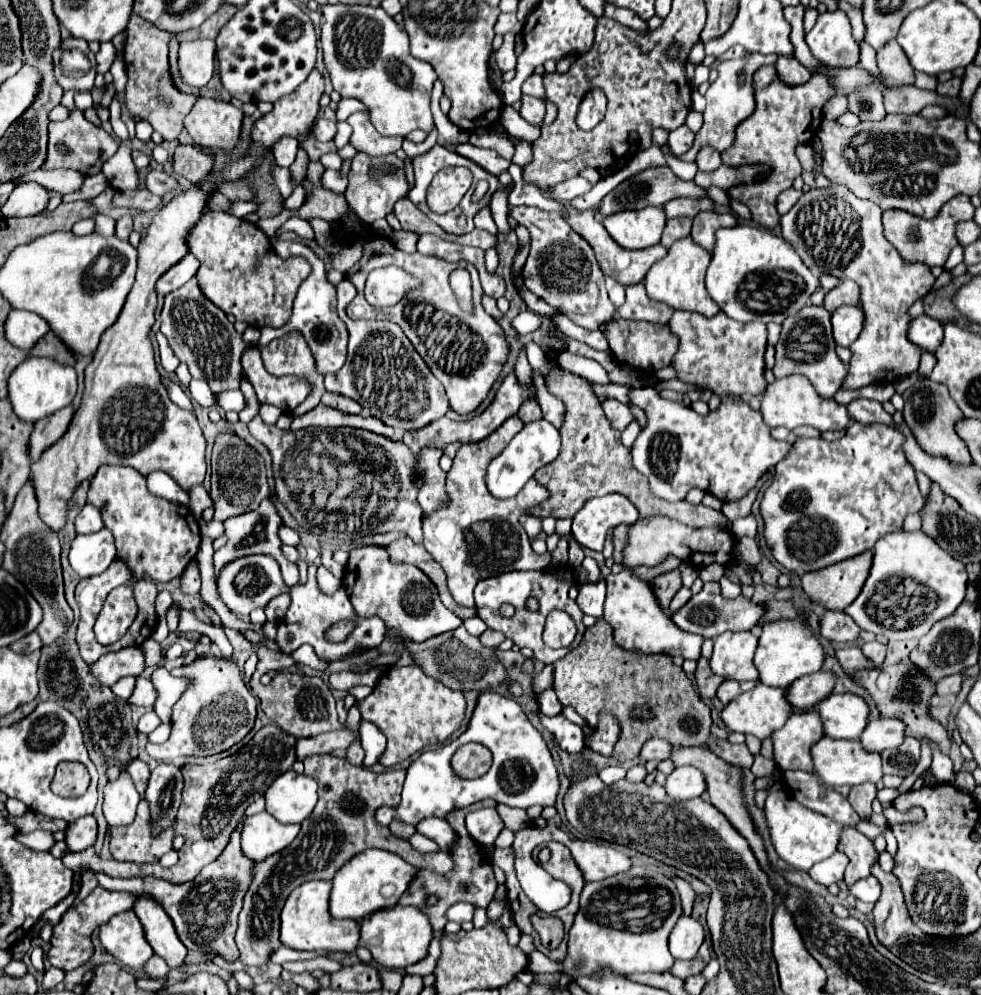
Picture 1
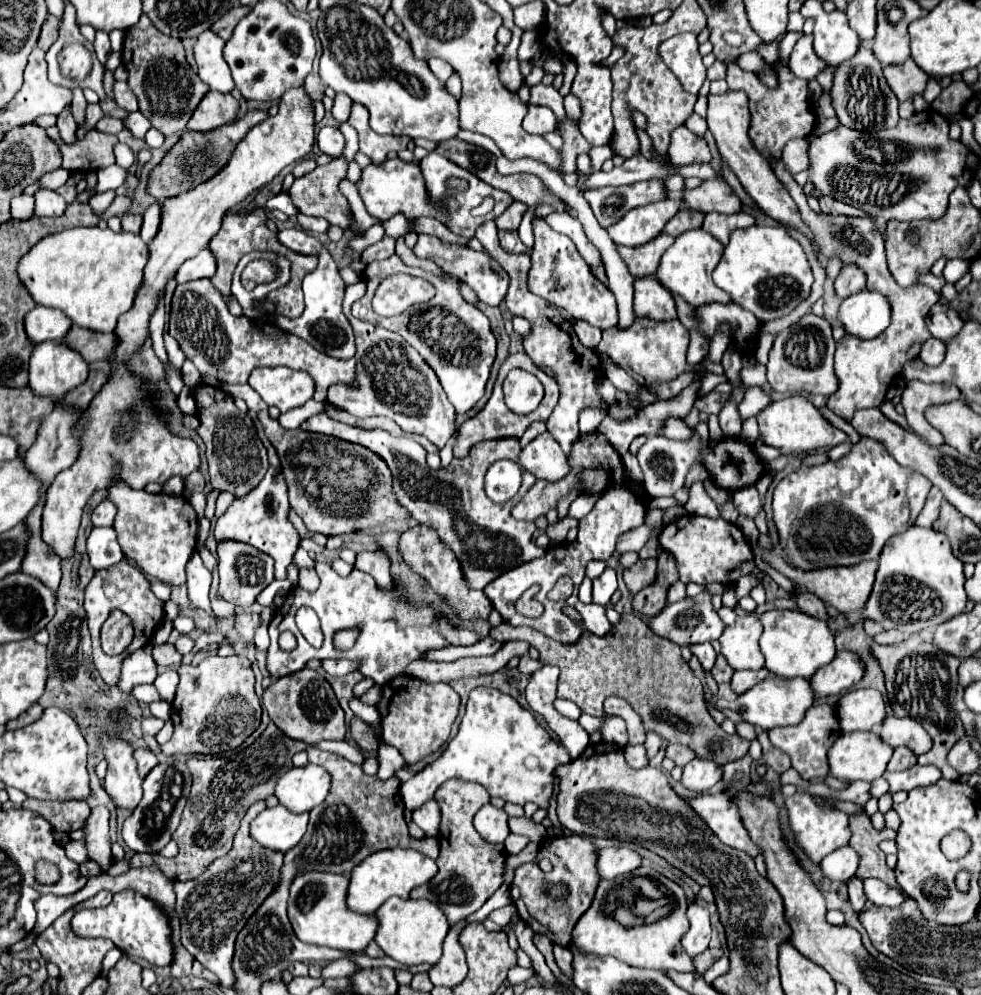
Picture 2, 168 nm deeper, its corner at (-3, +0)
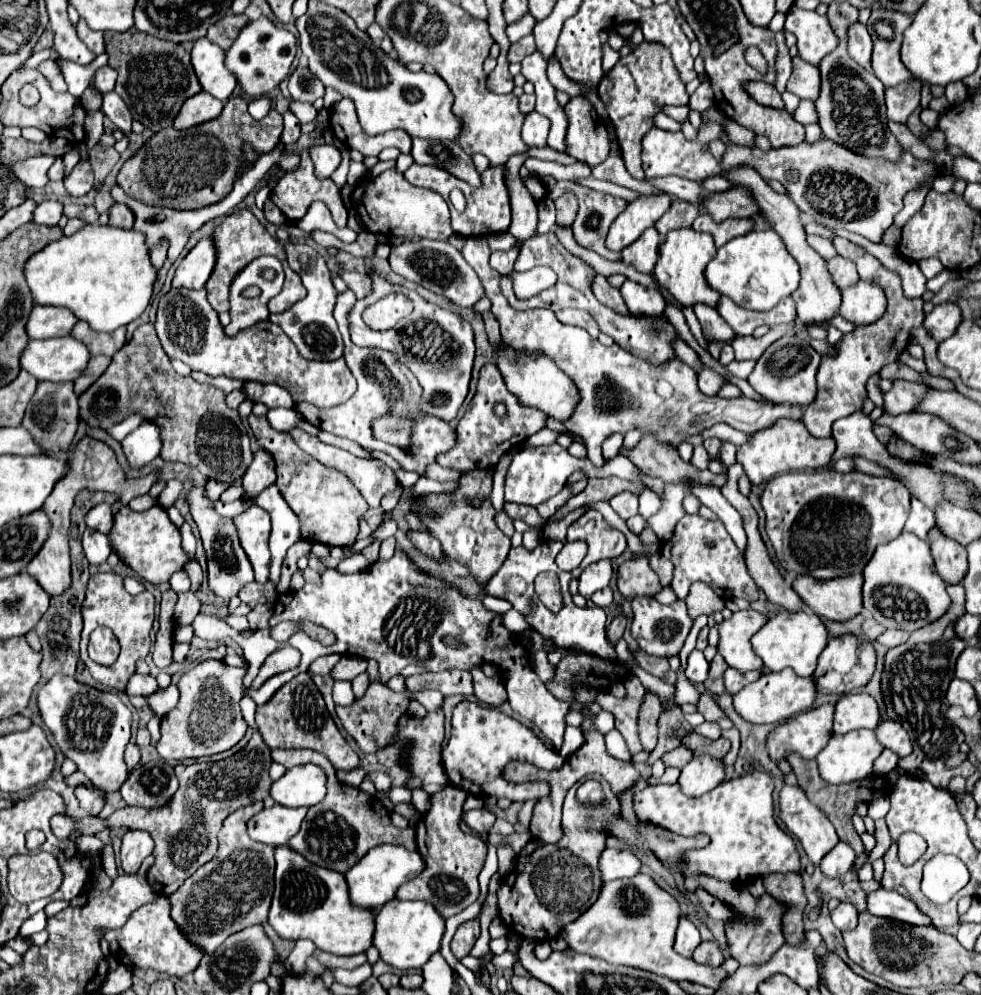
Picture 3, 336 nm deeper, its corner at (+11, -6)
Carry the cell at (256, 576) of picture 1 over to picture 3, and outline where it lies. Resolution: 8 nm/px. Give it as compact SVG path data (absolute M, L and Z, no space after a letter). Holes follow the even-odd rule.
M194 488L188 494L188 502L190 502L192 518L198 524L198 530L200 530L200 536L202 536L202 544L204 544L204 550L206 550L206 558L208 558L208 588L216 596L222 596L222 598L230 600L230 598L238 596L238 592L246 584L254 582L252 564L246 558L246 554L244 554L244 550L242 550L240 542L238 542L236 528L234 528L232 520L230 518L222 518L222 516L218 516L214 512L212 500L208 500L204 496L204 490L202 488Z

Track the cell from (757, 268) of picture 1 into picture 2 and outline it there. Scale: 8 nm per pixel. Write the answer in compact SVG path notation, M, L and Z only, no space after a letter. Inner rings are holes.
M758 224L732 232L730 244L726 246L712 276L716 286L732 296L732 302L750 310L760 322L790 314L802 300L808 298L814 282L812 268L800 242L794 240L784 226Z

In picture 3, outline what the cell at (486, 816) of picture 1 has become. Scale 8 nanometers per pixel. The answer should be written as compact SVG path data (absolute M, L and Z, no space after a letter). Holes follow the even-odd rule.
M488 808L464 812L464 822L466 822L466 826L472 828L476 834L488 834L490 828L494 826L494 820L496 820L496 816L494 816Z

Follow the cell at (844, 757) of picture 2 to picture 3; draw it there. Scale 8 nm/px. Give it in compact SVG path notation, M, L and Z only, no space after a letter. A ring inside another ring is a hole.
M852 730L848 734L832 734L828 746L816 756L820 776L828 784L842 784L842 782L856 782L864 780L864 776L872 776L872 764L884 748L878 744L872 730Z

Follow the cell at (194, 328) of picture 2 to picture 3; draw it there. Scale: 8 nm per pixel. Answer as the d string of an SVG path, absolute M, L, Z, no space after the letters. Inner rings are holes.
M170 288L160 298L158 318L154 326L162 348L170 358L178 358L192 370L200 370L210 376L280 384L292 394L294 404L310 402L318 408L332 408L342 404L356 392L356 380L348 370L344 358L334 362L306 360L296 350L294 342L268 320L258 322L236 336L226 336L224 326L218 322L218 312L208 304L206 290L180 292L176 288Z

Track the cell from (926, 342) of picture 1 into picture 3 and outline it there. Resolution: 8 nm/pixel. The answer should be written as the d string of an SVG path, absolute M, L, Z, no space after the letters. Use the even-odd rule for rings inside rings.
M952 302L948 304L938 304L926 318L924 318L924 328L928 330L928 334L936 340L936 342L942 342L946 338L950 338L958 324L962 322L962 316L960 316L960 308Z

